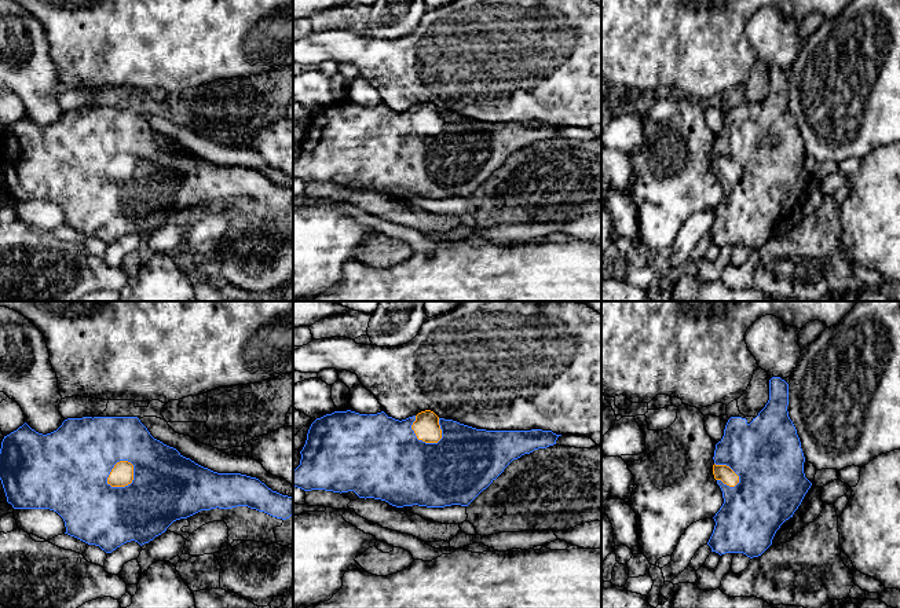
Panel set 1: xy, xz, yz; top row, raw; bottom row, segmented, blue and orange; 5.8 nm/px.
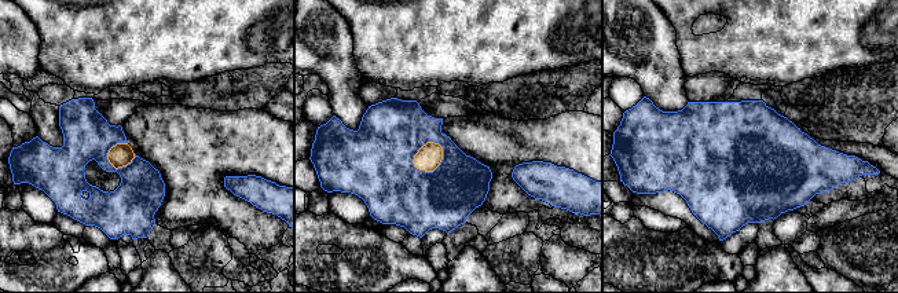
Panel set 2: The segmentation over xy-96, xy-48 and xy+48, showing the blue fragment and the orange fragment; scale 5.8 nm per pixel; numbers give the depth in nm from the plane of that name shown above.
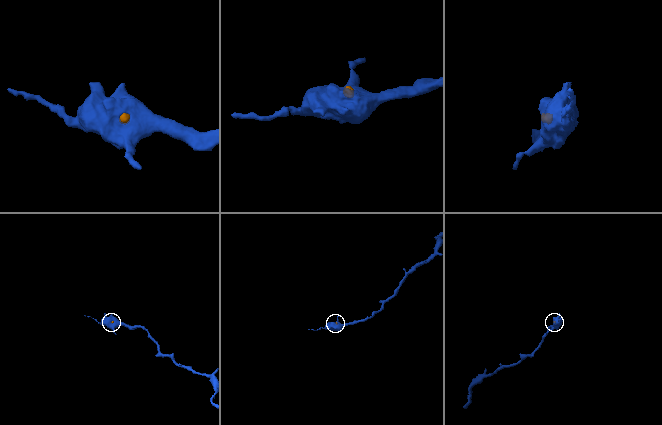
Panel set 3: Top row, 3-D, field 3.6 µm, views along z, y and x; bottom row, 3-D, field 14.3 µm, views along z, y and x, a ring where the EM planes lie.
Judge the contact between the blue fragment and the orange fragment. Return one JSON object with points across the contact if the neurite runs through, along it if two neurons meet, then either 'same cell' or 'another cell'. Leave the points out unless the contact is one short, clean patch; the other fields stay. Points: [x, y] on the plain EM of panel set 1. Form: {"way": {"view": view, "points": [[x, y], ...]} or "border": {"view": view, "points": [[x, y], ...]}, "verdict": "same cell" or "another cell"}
{"way": {"view": "xy", "points": [[72, 156], [114, 156], [121, 167]]}, "verdict": "same cell"}

